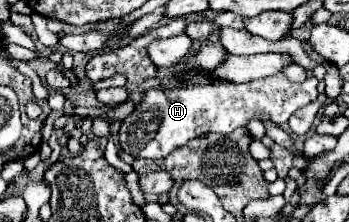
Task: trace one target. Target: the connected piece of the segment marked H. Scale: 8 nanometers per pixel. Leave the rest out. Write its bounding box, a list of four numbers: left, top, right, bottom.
[118,42,318,158]

